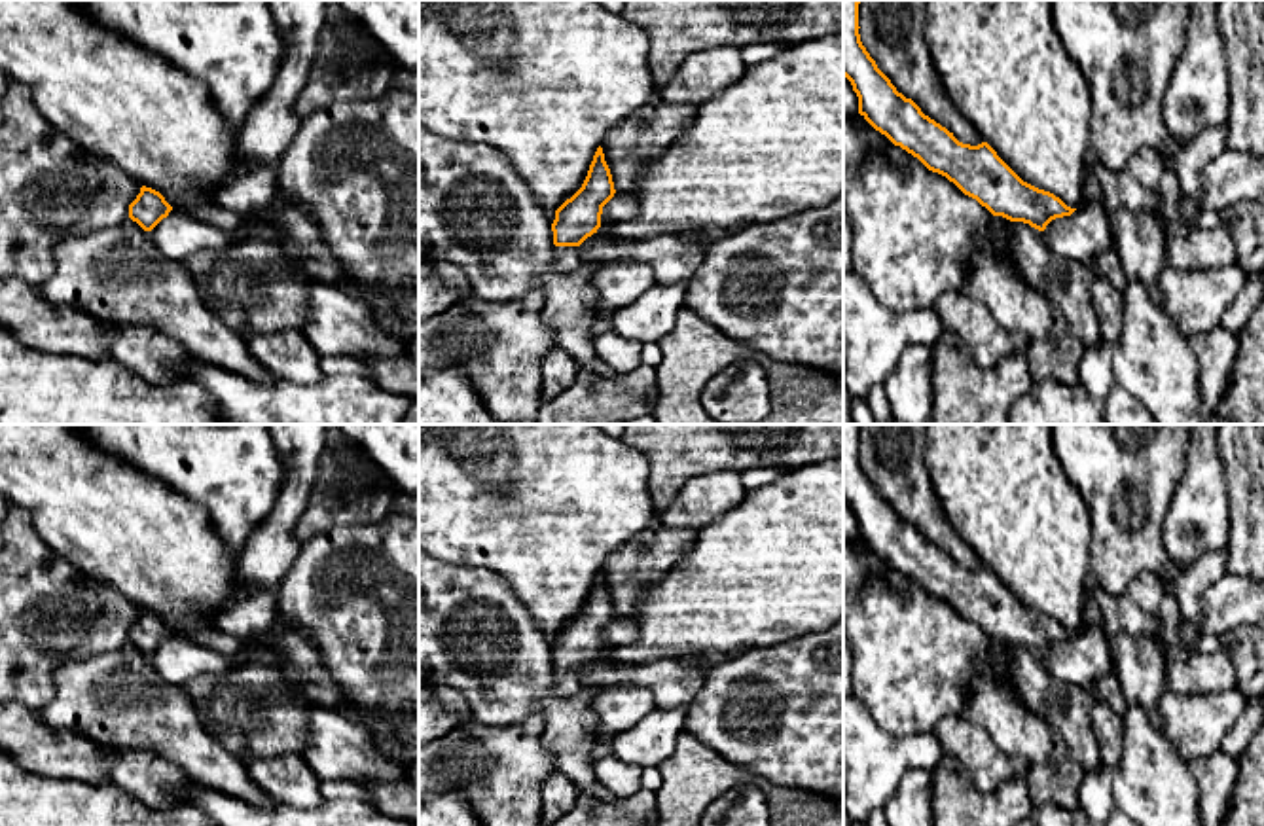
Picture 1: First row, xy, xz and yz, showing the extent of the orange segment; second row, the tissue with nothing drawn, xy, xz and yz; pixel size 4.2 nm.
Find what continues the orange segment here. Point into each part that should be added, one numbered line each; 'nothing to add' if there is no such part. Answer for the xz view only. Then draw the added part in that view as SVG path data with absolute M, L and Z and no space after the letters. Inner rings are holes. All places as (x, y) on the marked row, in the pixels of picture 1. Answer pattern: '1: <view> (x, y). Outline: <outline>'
1: xz (567, 258). Outline: M555 246L553 269L557 273L572 273L582 263L580 246Z

